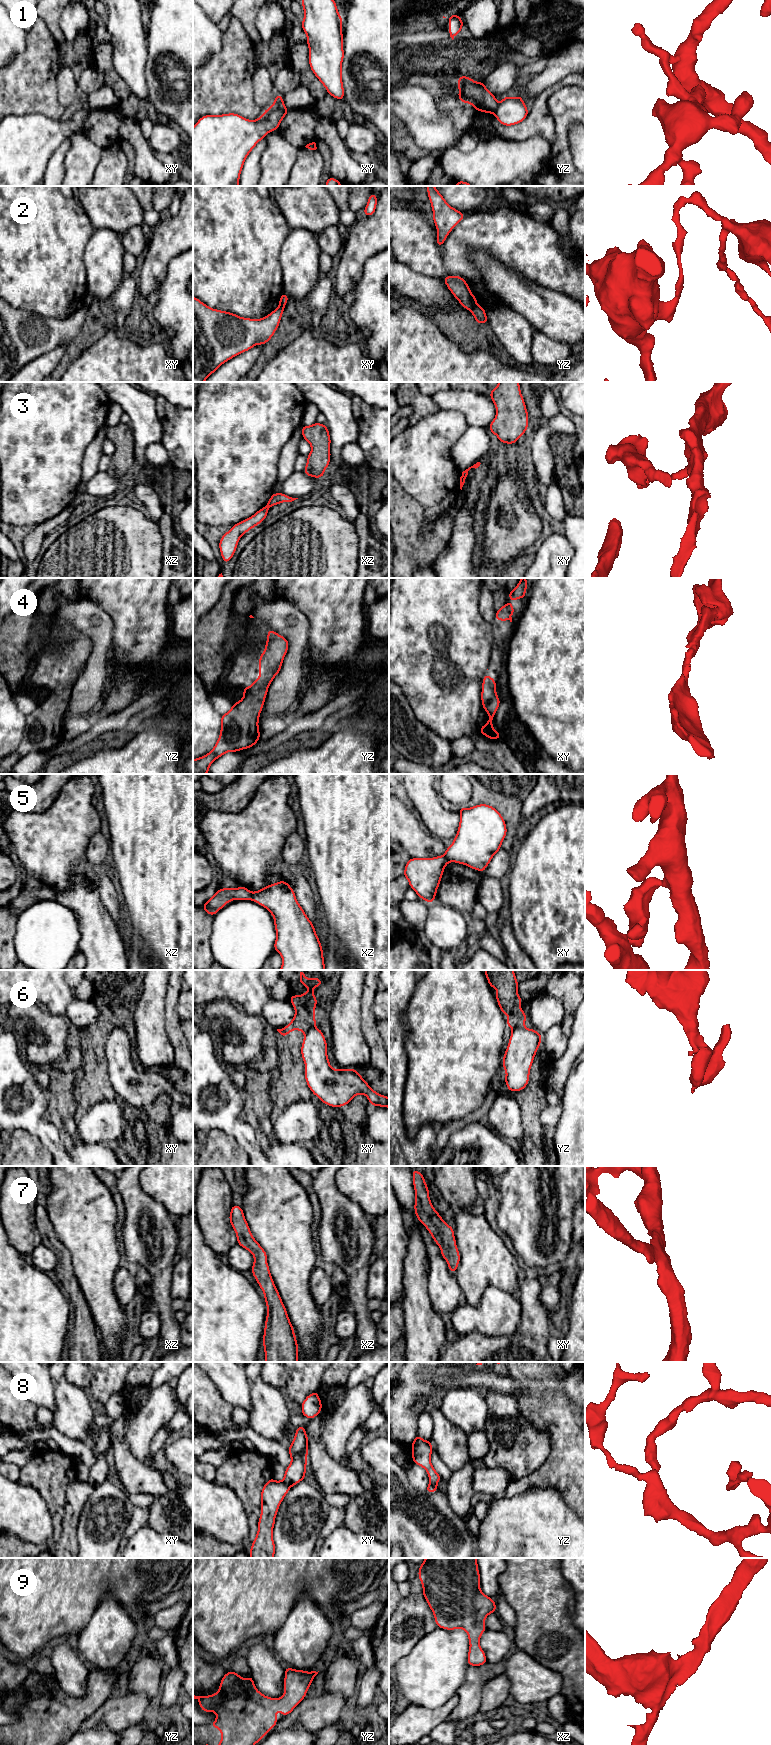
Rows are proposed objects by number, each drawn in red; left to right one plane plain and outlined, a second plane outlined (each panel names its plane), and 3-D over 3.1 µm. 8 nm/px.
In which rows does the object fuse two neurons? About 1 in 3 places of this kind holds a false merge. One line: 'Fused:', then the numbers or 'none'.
Fused: 1, 2, 3, 5, 6, 8

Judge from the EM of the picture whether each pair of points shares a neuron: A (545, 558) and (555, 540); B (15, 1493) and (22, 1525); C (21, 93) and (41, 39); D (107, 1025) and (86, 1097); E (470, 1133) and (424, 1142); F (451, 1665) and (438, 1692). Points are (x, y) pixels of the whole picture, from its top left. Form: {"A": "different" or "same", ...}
{"A": "same", "B": "same", "C": "same", "D": "same", "E": "different", "F": "same"}

